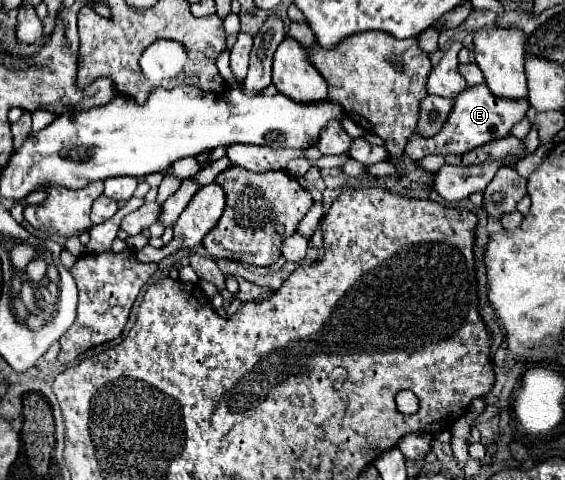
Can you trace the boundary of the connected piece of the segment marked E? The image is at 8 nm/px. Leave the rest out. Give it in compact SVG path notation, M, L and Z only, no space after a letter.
M485 84L465 88L455 98L455 106L449 120L445 122L445 128L433 138L421 138L413 134L405 146L405 154L411 156L413 160L421 160L427 154L465 154L491 140L505 138L511 132L511 126L517 124L527 114L527 110L529 110L527 100L509 100L495 96Z

